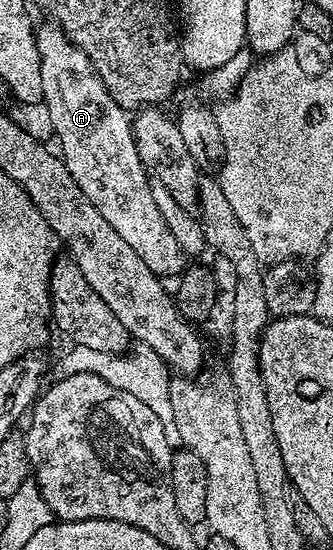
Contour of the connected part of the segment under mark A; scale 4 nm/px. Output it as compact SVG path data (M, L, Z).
M38 24L35 29L42 73L42 95L47 111L51 111L55 141L56 144L61 144L59 153L67 171L71 171L71 179L79 183L79 191L83 191L83 195L87 195L87 199L91 199L91 203L99 207L99 215L103 215L103 219L107 219L107 223L115 227L115 235L119 235L137 252L139 259L143 259L143 263L151 267L155 276L163 278L180 274L186 268L187 253L181 248L179 239L175 239L171 228L164 221L158 198L153 198L154 186L139 159L130 114L119 103L115 103L103 79L99 79L95 67L90 63L89 56L75 43L71 43L58 25L48 24Z

